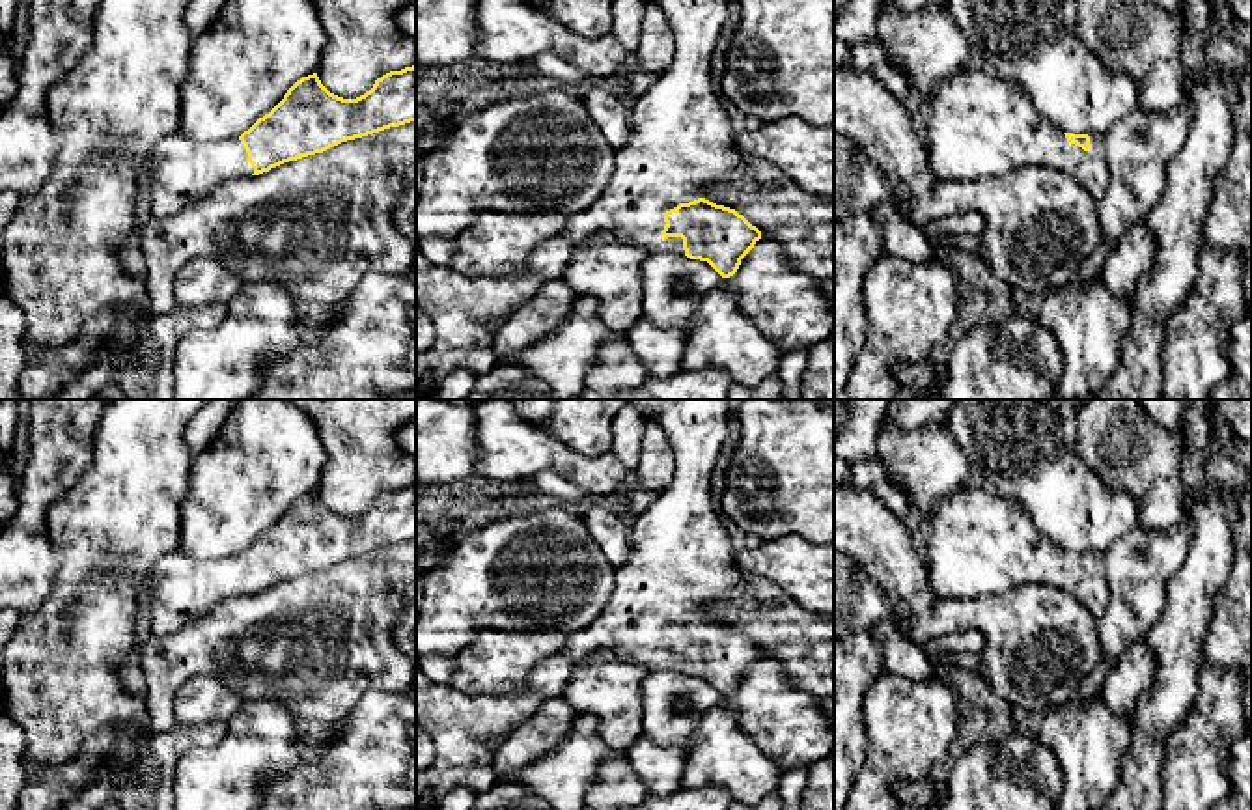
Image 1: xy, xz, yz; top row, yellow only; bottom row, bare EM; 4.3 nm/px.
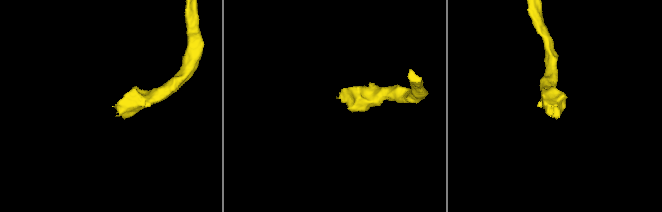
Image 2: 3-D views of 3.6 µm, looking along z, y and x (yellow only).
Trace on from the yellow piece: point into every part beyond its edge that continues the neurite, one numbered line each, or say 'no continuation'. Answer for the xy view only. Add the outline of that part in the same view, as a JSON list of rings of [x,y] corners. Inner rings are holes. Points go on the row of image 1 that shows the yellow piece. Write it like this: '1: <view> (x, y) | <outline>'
1: xy (181, 170) | [[[179,131],[151,149],[147,166],[149,207],[155,218],[179,213],[228,179],[254,174],[239,138],[194,142]]]

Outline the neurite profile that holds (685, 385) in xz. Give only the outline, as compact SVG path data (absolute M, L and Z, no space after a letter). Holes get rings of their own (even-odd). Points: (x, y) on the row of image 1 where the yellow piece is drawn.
M705 368L702 371L679 370L666 379L651 379L616 399L726 399L733 381L726 370Z

